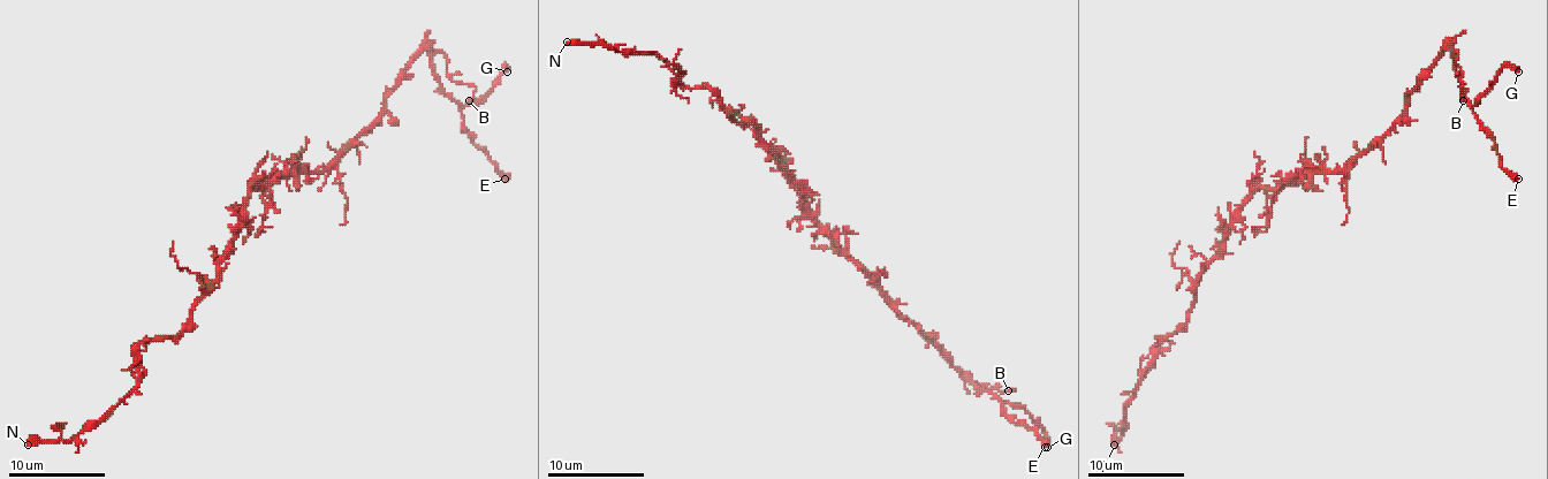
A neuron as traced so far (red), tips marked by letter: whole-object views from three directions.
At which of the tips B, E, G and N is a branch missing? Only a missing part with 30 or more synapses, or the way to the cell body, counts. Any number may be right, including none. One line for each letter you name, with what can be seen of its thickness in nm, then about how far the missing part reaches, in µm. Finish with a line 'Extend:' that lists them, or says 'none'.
N: 550 nm thick; about 60 µm are missing
Extend: N

